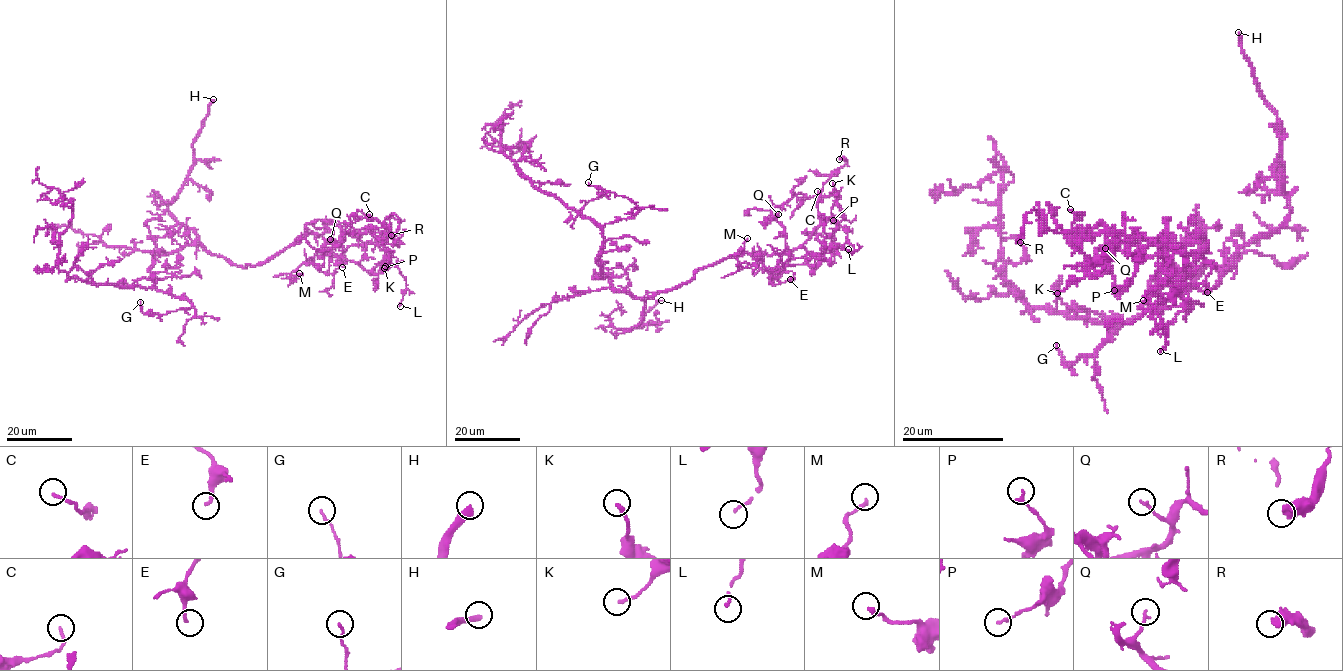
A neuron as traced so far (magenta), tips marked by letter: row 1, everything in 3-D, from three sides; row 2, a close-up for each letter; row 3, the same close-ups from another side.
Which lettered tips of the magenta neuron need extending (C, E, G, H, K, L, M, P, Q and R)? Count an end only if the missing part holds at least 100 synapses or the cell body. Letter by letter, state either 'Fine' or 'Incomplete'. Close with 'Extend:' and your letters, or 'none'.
C: Fine
E: Fine
G: Fine
H: Incomplete
K: Fine
L: Fine
M: Fine
P: Fine
Q: Fine
R: Fine
Extend: H

